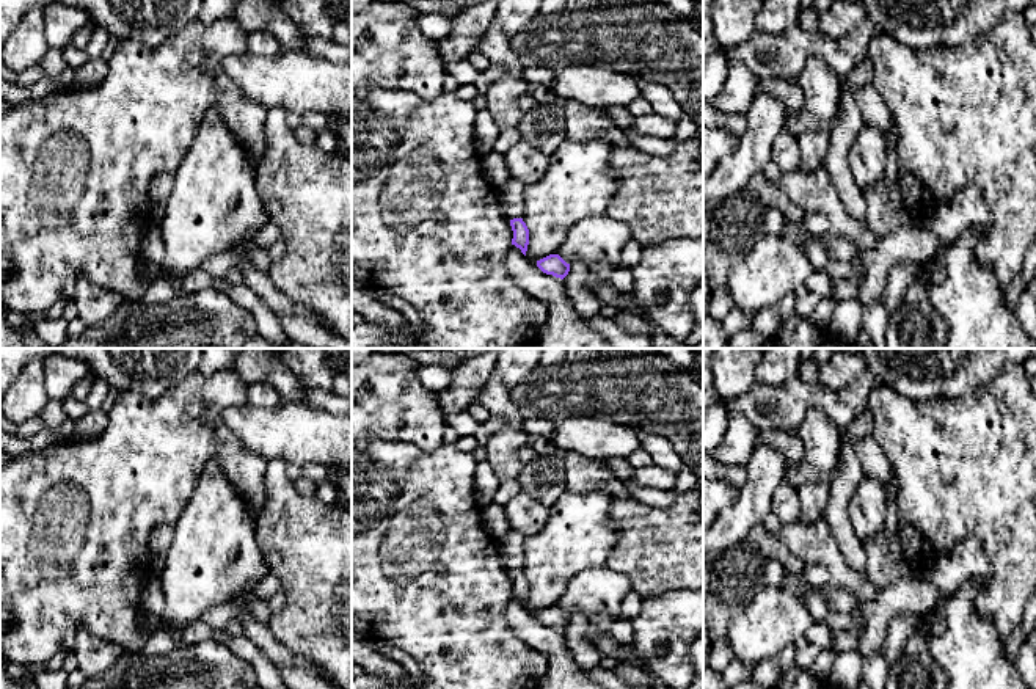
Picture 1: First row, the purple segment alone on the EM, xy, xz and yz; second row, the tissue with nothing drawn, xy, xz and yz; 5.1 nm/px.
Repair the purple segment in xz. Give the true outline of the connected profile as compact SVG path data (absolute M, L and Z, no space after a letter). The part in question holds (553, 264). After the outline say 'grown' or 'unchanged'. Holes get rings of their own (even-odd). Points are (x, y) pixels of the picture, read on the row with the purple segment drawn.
M549 254L549 256L537 261L537 267L543 273L553 275L560 279L564 279L570 272L570 264L567 264L559 254Z | unchanged

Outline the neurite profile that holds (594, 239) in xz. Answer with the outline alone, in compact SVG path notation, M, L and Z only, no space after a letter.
M607 215L589 217L570 228L557 254L570 265L603 261L615 268L629 240L633 240L633 231L626 223Z

